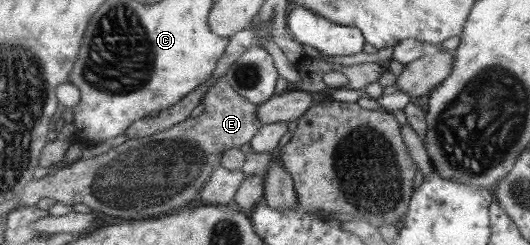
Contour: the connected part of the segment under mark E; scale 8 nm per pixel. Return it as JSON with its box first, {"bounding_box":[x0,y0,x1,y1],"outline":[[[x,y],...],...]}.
{"bounding_box":[16,77,262,220],"outline":[[[224,77],[216,79],[216,82],[204,93],[201,103],[204,104],[204,110],[196,120],[183,119],[182,122],[166,130],[155,132],[151,136],[128,139],[121,146],[111,148],[99,156],[89,155],[87,159],[81,158],[52,175],[47,174],[40,179],[33,178],[22,192],[17,194],[16,198],[20,199],[17,207],[36,205],[41,198],[53,198],[70,206],[78,203],[86,204],[98,214],[140,220],[140,218],[166,216],[176,212],[178,208],[188,206],[189,202],[199,197],[198,194],[204,188],[209,176],[221,164],[220,156],[228,149],[240,148],[248,144],[262,125],[257,117],[257,106],[240,96],[229,86]]]}

